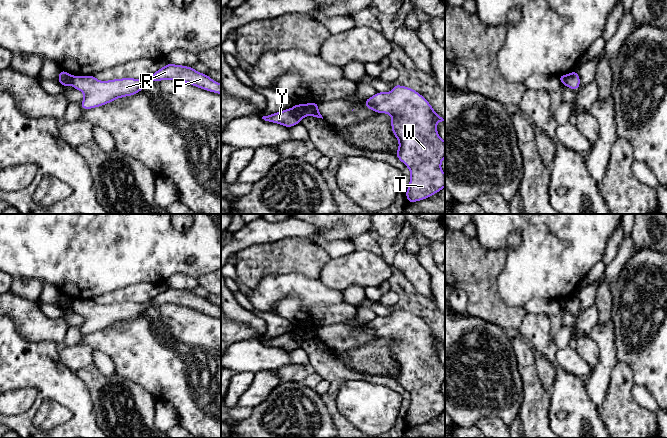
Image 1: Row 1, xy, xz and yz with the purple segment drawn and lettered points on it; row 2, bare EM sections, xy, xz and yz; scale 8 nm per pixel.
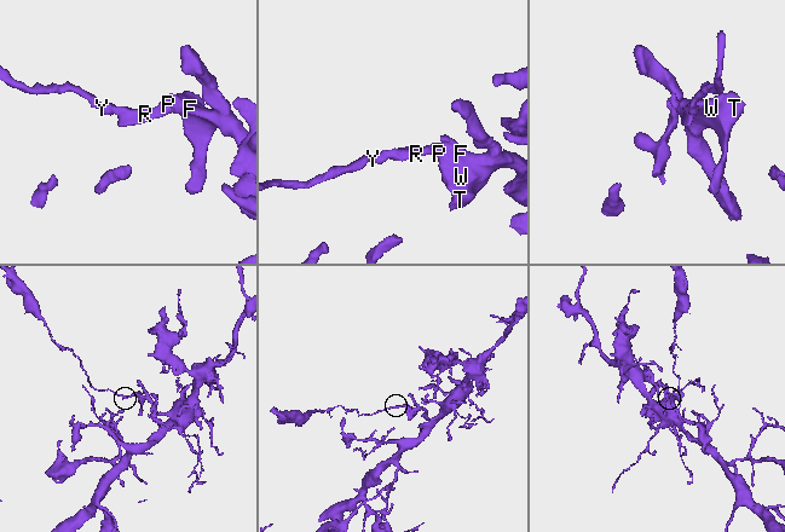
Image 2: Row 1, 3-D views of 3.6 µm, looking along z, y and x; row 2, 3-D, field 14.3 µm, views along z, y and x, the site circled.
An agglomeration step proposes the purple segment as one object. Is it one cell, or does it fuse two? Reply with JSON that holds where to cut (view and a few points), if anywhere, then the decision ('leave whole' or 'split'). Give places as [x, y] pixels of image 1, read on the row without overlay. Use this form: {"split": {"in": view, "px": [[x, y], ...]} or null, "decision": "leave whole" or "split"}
{"split": {"in": "xz", "px": [[292, 332], [303, 340]]}, "decision": "split"}

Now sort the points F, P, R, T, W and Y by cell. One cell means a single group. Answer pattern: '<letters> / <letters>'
F P R T W / Y

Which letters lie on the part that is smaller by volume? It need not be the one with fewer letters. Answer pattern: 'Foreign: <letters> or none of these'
Foreign: Y

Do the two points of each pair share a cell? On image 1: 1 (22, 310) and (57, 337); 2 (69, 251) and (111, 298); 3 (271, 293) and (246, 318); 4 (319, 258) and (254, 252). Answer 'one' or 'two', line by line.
1: one
2: two
3: two
4: one

